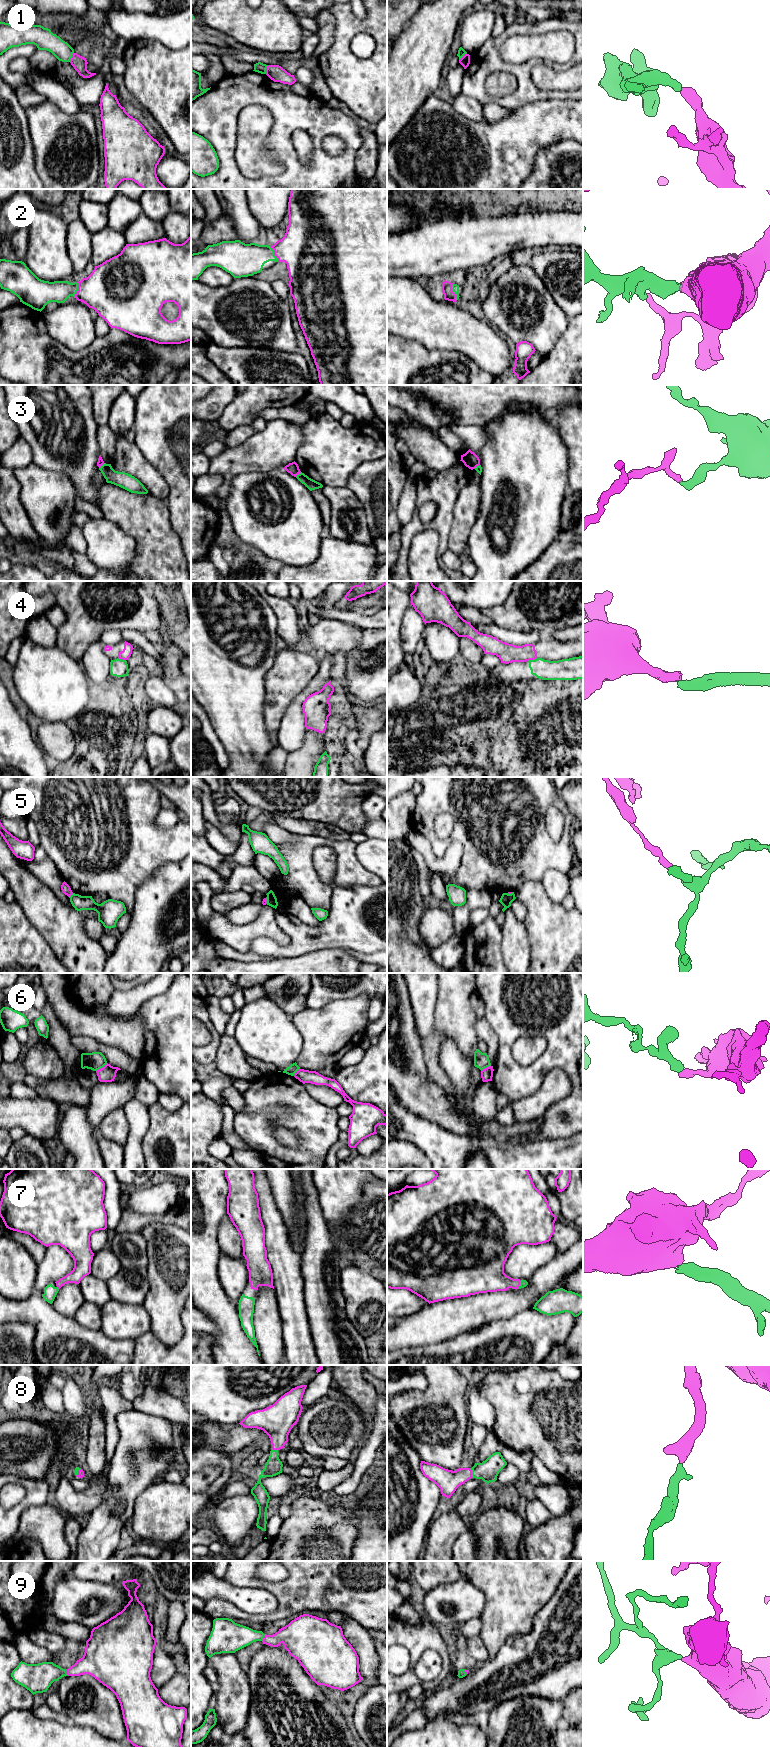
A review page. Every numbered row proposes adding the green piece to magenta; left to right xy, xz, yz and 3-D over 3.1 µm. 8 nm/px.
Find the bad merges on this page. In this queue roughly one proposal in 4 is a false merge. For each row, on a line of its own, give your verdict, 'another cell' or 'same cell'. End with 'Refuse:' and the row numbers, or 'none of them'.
1: another cell
2: same cell
3: another cell
4: another cell
5: another cell
6: another cell
7: same cell
8: same cell
9: same cell
Refuse: 1, 3, 4, 5, 6

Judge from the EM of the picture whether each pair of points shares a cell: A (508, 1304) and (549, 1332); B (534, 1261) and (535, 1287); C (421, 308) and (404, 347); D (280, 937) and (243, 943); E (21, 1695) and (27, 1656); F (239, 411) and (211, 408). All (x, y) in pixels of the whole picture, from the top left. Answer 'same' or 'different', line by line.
A: different
B: different
C: different
D: same
E: different
F: different

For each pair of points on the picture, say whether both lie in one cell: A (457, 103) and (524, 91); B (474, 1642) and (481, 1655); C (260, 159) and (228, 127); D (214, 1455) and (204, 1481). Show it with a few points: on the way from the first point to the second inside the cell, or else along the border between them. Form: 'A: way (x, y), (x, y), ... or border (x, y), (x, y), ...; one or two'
A: border (462, 92), (475, 98), (481, 104); two
B: way (474, 1645), (478, 1652); one
C: border (239, 113), (234, 159); two
D: border (219, 1466), (220, 1473), (205, 1489); two

